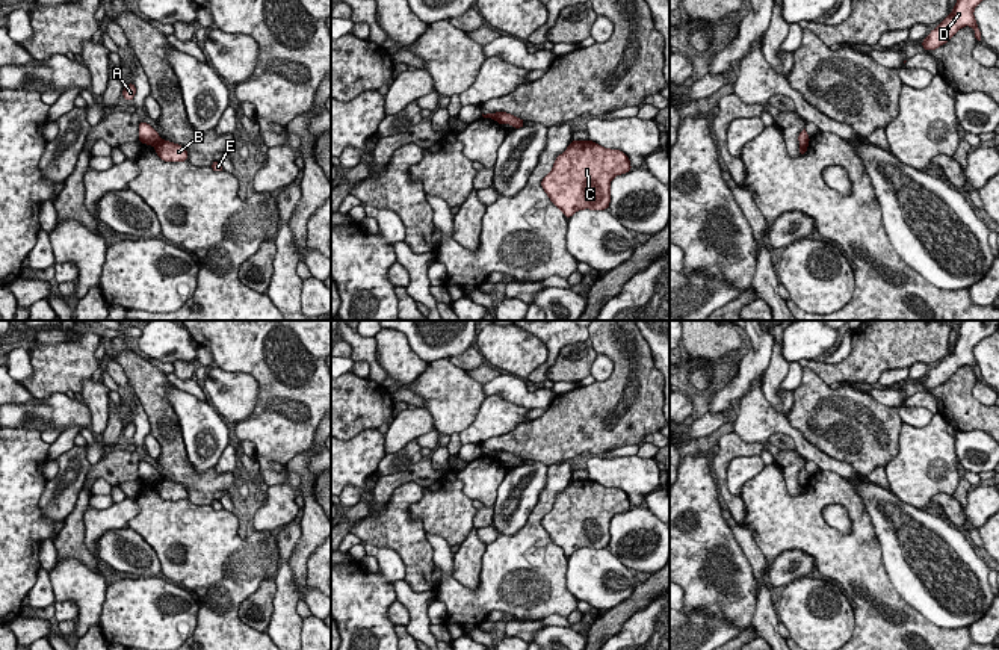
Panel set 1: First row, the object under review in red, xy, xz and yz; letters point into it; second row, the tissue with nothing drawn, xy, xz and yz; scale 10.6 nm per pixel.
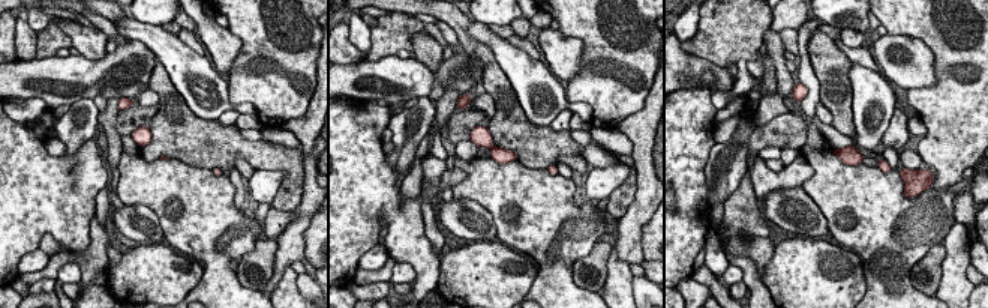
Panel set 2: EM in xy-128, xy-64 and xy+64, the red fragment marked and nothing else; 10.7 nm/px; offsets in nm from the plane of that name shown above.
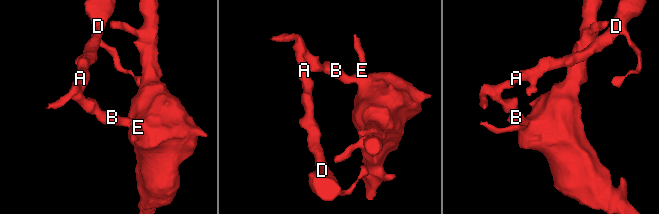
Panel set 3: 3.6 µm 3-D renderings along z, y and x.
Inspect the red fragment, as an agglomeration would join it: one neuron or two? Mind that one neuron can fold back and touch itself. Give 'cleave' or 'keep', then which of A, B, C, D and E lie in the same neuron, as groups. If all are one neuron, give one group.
cleave; groups A D / B C E

